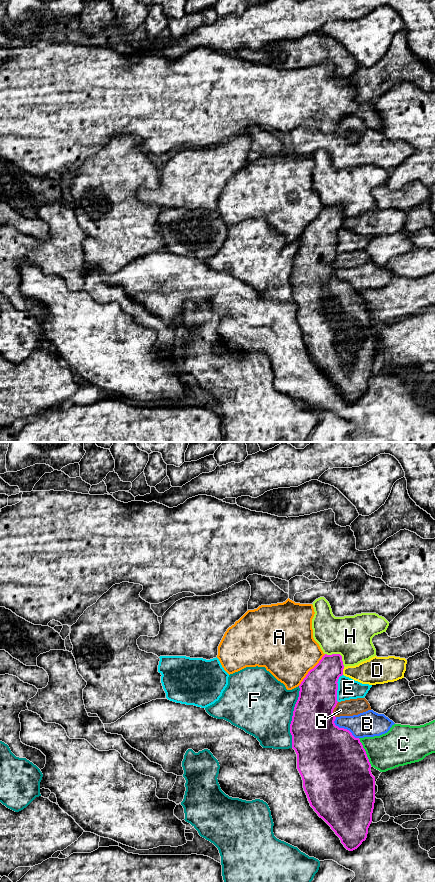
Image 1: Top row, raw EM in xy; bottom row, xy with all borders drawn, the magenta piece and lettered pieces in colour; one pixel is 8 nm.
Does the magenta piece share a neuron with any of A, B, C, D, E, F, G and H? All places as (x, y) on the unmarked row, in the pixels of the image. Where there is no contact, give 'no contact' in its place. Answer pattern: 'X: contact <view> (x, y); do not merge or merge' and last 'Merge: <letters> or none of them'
A: contact xy (310, 222); do not merge
B: contact xy (343, 280); do not merge
C: contact xy (365, 304); do not merge
D: contact xy (342, 223); do not merge
E: contact xy (337, 240); do not merge
F: contact xy (292, 269); do not merge
G: contact xy (333, 261); do not merge
H: contact xy (338, 206); do not merge
Merge: none of them

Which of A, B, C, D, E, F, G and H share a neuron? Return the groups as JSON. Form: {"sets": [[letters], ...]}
{"sets": [["A"], ["B"], ["C"], ["D"], ["E"], ["F"], ["G"], ["H"]]}

